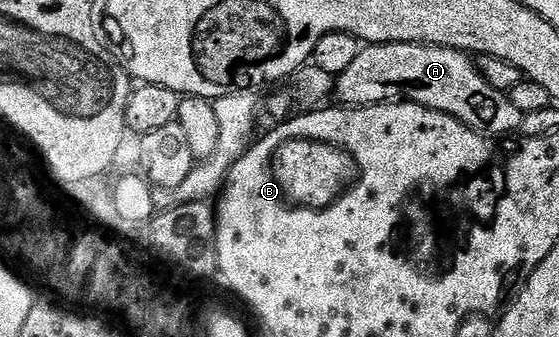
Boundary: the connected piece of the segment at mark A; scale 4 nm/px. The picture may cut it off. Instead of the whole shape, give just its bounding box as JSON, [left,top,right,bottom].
[333,43,524,135]

